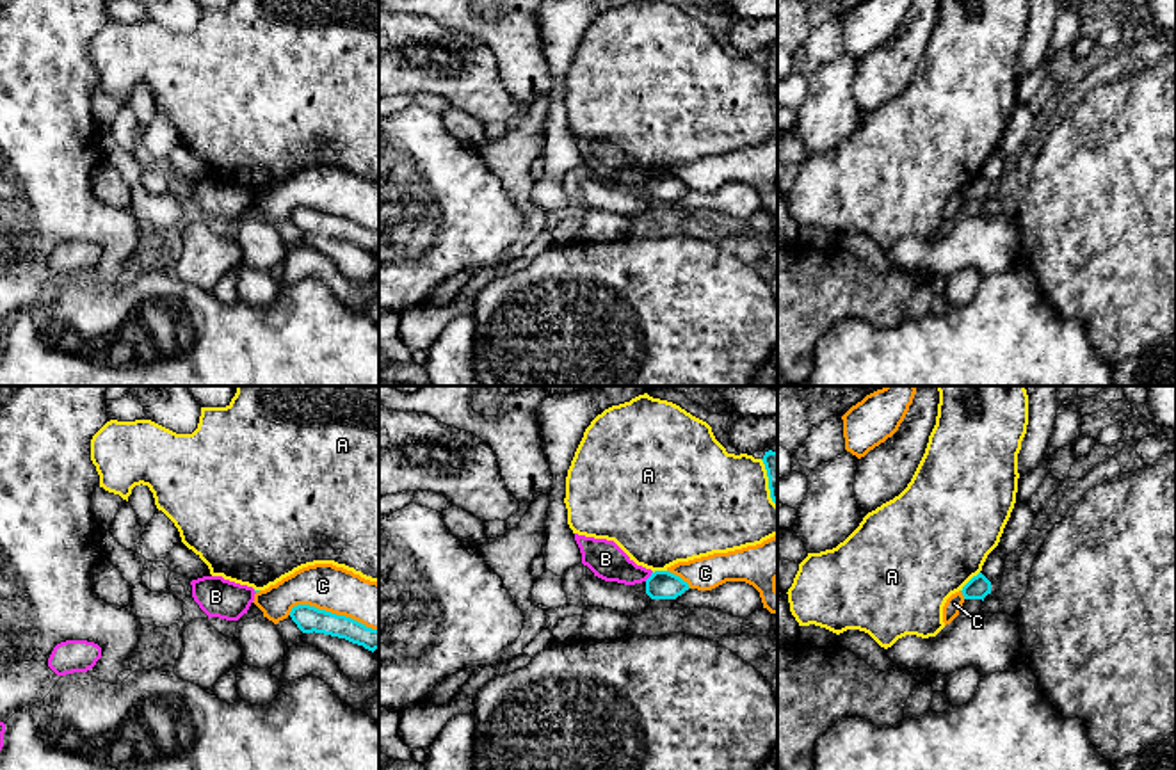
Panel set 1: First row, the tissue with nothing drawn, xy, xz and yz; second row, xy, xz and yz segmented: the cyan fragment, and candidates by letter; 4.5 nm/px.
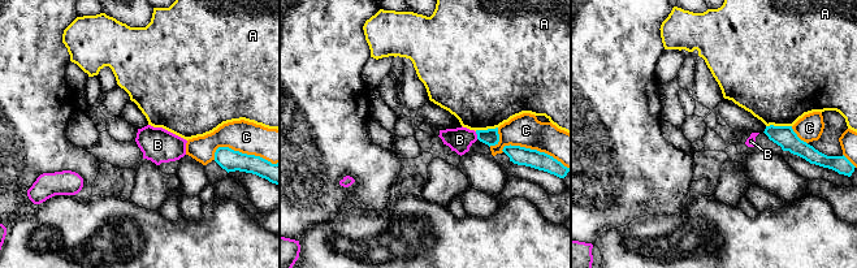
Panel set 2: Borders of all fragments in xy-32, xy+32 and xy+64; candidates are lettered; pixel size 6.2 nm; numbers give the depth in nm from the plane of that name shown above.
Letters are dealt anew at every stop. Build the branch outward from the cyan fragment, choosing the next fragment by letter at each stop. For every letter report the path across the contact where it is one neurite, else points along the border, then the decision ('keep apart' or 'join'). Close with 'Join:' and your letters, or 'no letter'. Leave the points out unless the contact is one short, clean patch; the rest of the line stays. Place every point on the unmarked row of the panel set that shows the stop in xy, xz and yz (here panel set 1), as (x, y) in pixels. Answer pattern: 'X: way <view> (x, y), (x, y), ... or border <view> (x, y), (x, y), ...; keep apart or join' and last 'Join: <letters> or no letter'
A: keep apart
B: border xz (652, 173), (644, 182); keep apart
C: keep apart
Join: no letter

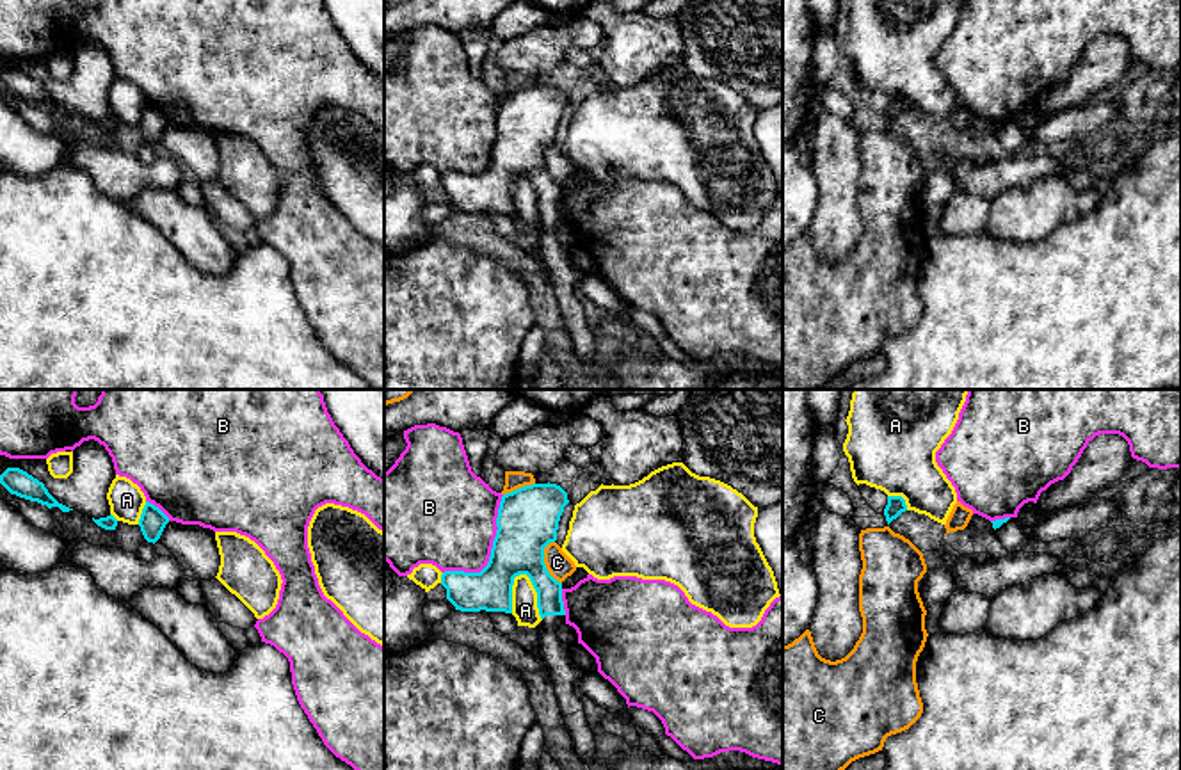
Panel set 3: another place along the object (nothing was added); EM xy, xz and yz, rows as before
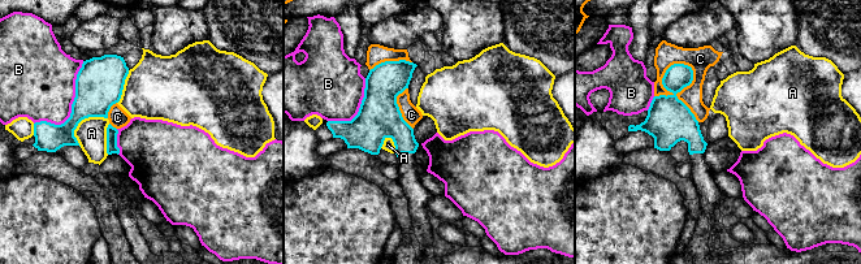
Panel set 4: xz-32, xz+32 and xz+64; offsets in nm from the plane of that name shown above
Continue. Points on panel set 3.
A: keep apart
B: keep apart
C: keep apart
Join: no letter

